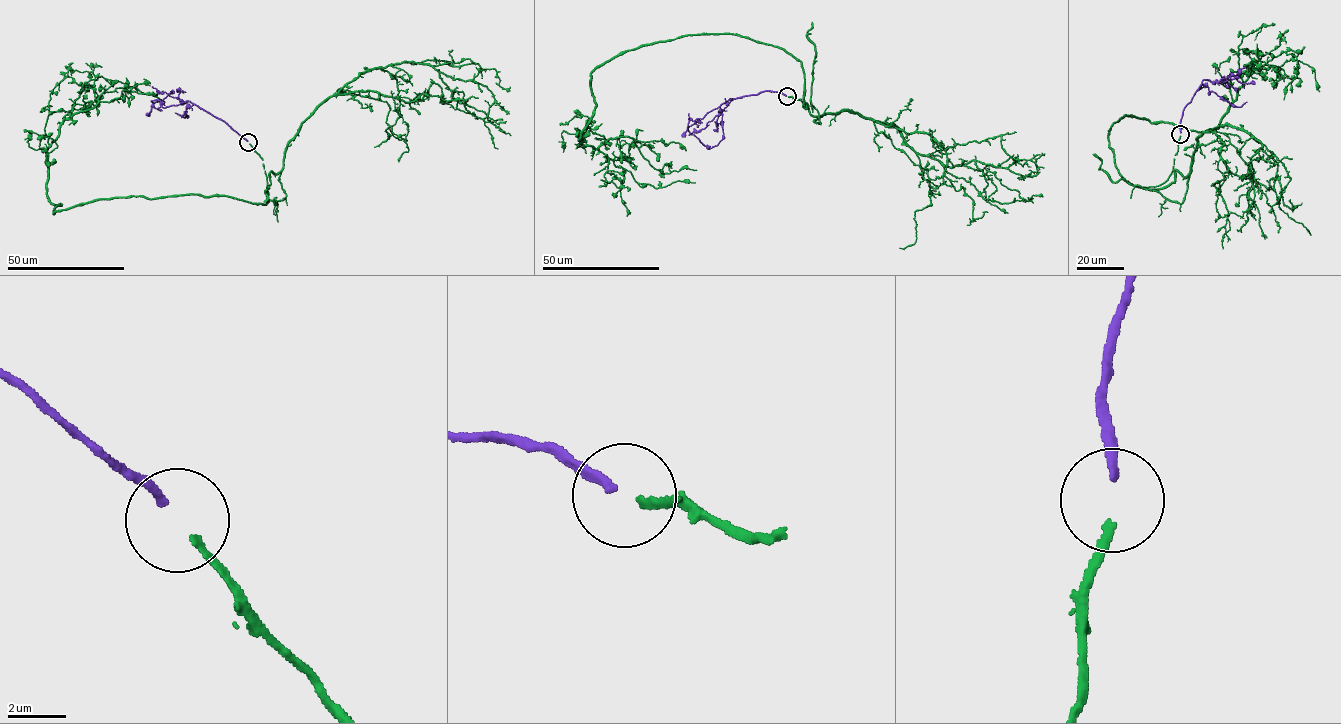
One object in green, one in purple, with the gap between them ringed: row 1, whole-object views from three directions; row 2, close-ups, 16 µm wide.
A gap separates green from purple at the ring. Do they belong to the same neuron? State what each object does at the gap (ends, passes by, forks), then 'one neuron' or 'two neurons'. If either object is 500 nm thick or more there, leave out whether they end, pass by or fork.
green ends there; purple ends there; one neuron

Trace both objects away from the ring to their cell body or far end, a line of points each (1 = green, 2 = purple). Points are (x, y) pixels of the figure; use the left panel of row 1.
1: (249, 143), (266, 205), (134, 195), (54, 213), (46, 149), (84, 84), (100, 76), (163, 101)
2: (248, 141), (223, 121), (189, 101), (164, 108), (159, 100), (151, 101), (161, 101), (174, 92)

